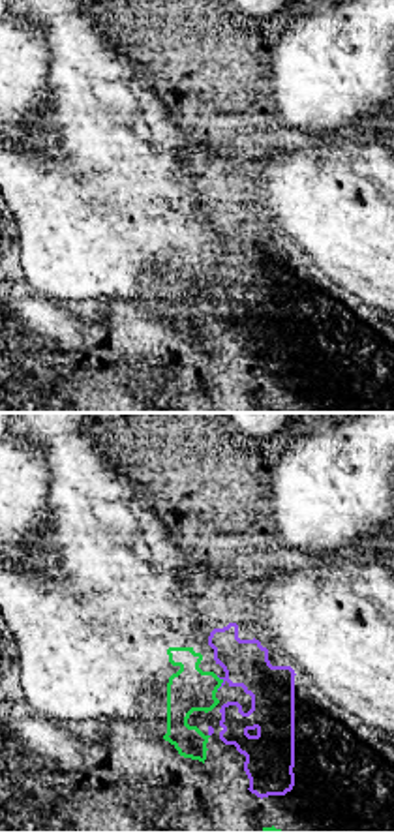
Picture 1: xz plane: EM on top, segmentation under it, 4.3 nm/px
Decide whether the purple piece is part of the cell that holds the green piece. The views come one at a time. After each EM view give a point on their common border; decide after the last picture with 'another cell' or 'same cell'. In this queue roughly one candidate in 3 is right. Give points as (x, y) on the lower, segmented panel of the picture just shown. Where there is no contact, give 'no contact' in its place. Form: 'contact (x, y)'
contact (222, 681)

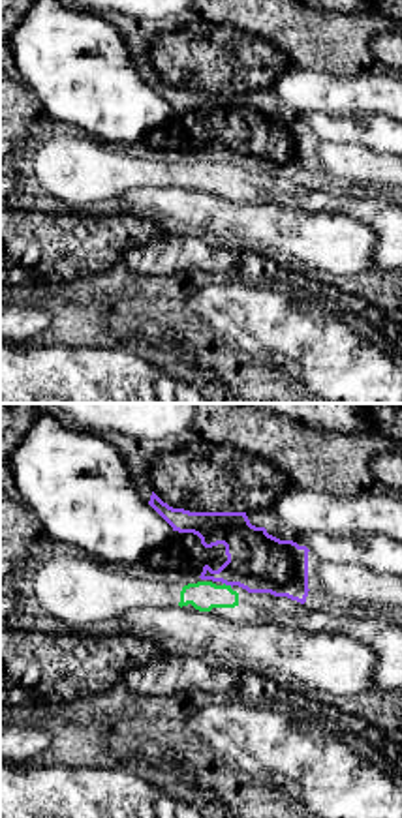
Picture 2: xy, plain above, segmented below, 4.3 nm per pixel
contact (228, 586)

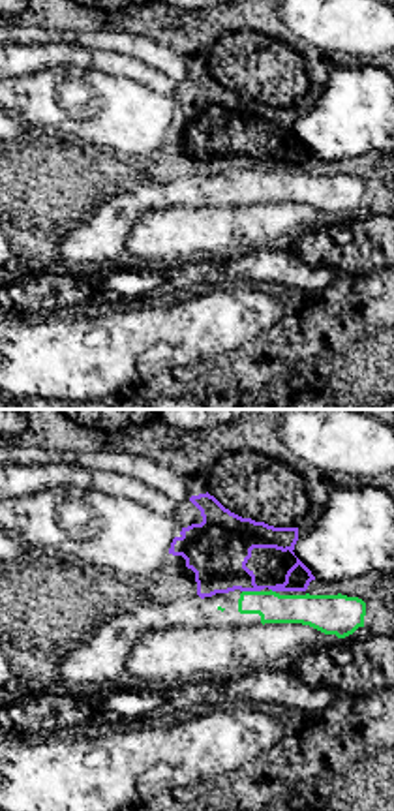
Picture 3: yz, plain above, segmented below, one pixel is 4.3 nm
contact (252, 592)

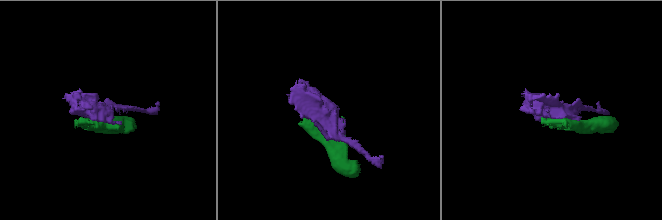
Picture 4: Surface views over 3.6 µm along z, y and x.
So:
another cell

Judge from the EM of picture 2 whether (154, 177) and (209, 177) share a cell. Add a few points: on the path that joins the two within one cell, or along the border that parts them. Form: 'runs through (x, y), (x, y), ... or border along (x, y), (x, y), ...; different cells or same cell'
runs through (168, 175), (196, 175); same cell

